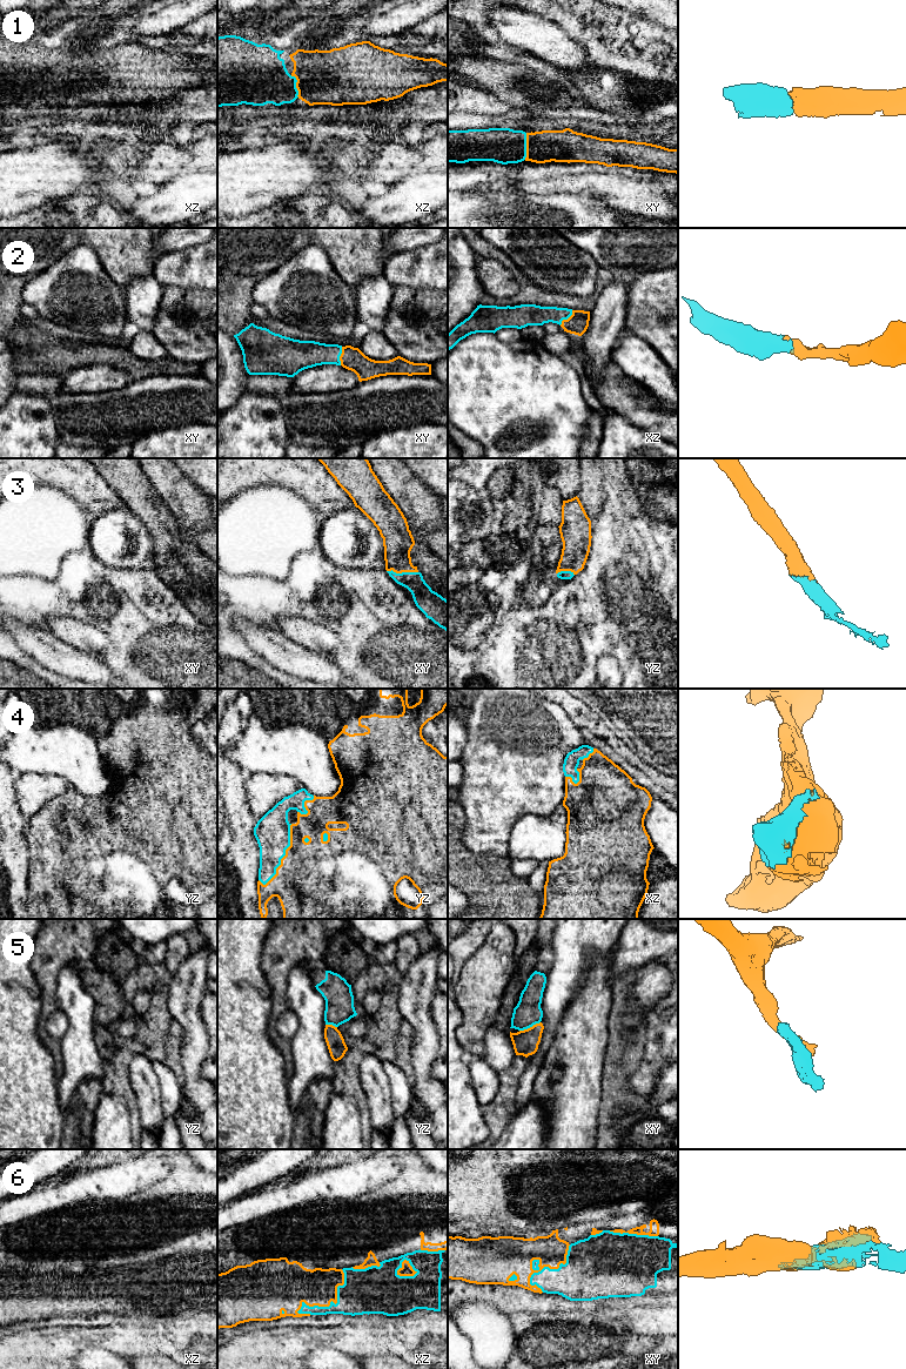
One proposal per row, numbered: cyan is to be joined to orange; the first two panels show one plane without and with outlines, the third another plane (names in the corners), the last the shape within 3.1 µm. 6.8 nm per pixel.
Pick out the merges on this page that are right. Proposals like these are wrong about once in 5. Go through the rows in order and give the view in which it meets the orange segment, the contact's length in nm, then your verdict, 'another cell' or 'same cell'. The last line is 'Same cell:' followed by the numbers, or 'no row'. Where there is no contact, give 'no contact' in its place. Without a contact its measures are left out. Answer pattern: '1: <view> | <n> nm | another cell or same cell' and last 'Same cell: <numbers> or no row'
1: xy | 180 nm | same cell
2: xy | 130 nm | same cell
3: xy | 220 nm | same cell
4: yz | 460 nm | same cell
5: xy | 160 nm | another cell
6: xy | 400 nm | same cell
Same cell: 1, 2, 3, 4, 6

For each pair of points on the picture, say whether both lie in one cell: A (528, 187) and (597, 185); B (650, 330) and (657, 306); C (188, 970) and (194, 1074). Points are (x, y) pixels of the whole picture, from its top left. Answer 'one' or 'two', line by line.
A: one
B: one
C: one

